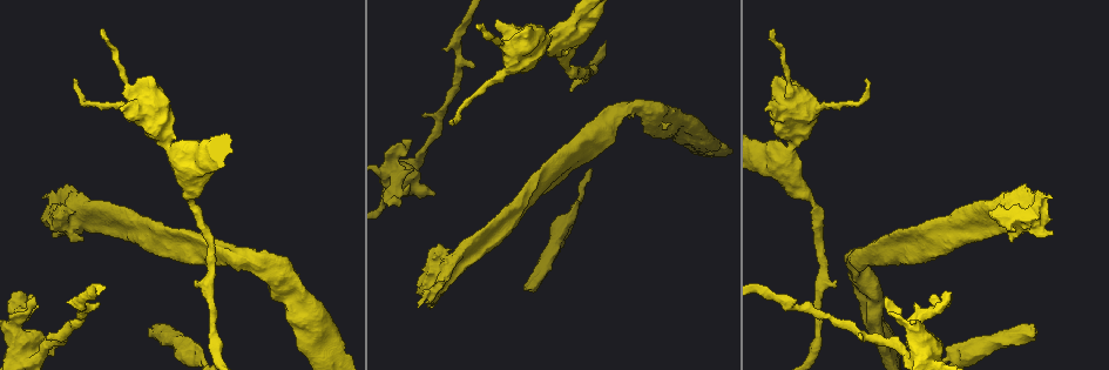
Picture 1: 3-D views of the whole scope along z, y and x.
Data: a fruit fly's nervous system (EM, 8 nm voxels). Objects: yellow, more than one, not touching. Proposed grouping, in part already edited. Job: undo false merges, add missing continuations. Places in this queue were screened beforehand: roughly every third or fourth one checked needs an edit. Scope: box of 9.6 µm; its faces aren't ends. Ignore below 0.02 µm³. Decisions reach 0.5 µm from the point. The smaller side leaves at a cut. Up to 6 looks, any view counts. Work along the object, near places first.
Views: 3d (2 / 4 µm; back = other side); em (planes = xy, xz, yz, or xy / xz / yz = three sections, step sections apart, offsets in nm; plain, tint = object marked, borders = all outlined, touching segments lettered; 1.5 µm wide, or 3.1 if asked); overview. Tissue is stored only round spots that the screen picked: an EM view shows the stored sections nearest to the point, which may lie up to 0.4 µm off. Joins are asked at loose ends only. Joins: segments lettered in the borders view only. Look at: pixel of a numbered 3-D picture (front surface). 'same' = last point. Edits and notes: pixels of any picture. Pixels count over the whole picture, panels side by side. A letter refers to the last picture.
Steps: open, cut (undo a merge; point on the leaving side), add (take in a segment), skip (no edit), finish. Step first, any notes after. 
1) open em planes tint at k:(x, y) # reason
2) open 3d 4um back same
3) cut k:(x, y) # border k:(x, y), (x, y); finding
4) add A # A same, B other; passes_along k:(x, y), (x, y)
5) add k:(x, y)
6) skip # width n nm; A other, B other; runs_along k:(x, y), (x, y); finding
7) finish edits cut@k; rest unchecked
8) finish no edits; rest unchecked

open 3d 4um at 1:(789, 83) # calibre changes

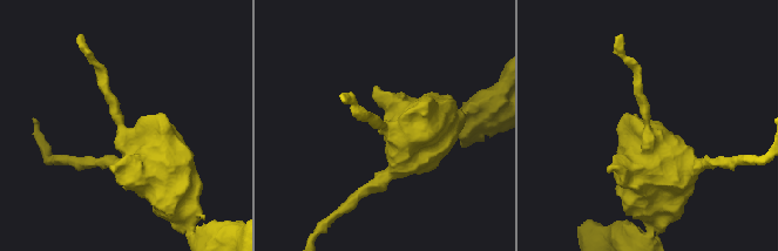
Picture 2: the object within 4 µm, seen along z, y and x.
open em planes borders at 2:(646, 126)

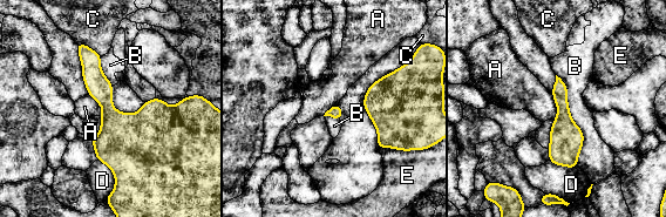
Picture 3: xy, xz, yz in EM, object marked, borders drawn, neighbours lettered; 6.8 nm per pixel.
skip # width 90 nm; A other, B other, C other, D other, E other; runs_along 3:(558, 81), (565, 154), (572, 164); all the same neuron

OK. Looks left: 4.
open em planes tint at 1:(77, 240) # thick end

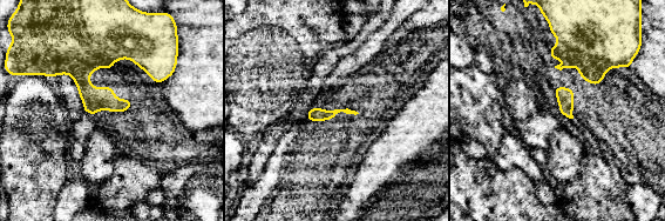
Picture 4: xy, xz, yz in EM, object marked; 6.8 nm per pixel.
open em planes borders same # what lies round it

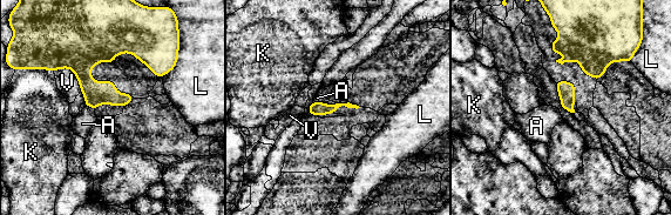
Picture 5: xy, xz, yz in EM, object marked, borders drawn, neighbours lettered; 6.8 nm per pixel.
skip # A other, K other, L other, V other; border 5:(86, 106), (94, 109); none of them fits

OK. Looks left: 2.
finish no edits; rest unchecked

